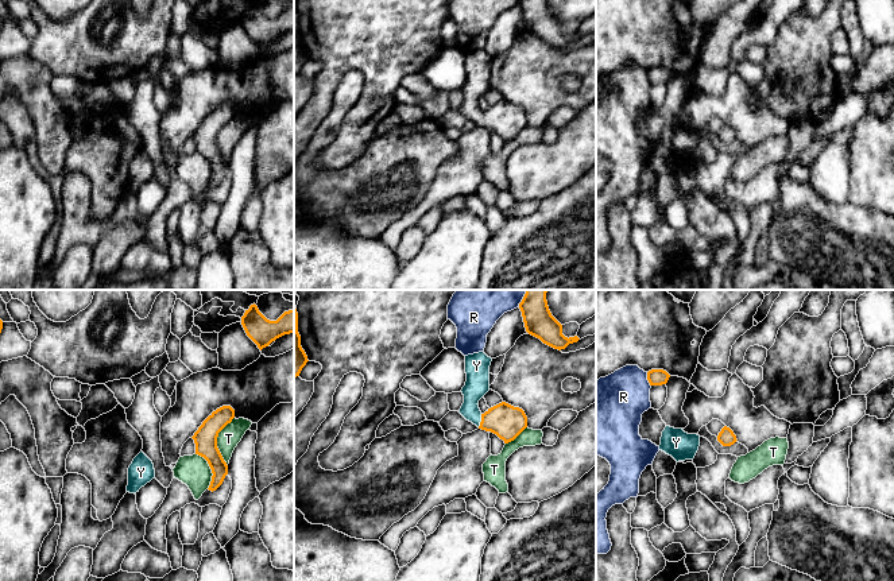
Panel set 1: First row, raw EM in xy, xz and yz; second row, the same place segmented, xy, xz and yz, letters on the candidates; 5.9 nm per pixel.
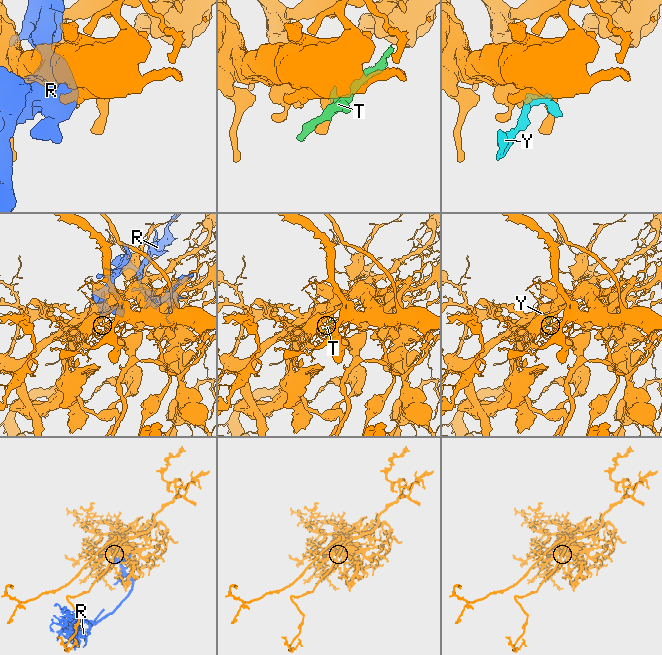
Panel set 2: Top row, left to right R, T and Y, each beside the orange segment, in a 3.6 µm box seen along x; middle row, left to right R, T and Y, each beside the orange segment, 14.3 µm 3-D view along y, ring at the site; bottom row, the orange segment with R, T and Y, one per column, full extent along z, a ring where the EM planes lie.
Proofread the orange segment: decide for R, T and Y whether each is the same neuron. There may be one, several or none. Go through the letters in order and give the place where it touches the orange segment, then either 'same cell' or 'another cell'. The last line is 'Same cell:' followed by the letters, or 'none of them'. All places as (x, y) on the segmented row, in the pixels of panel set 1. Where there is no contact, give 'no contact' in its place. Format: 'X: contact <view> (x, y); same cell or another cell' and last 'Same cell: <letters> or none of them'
R: contact yz (647, 379); another cell
T: contact xy (216, 441); another cell
Y: contact xz (482, 421); same cell
Same cell: Y

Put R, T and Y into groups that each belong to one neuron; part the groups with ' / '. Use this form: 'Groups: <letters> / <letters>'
Groups: R / T / Y

